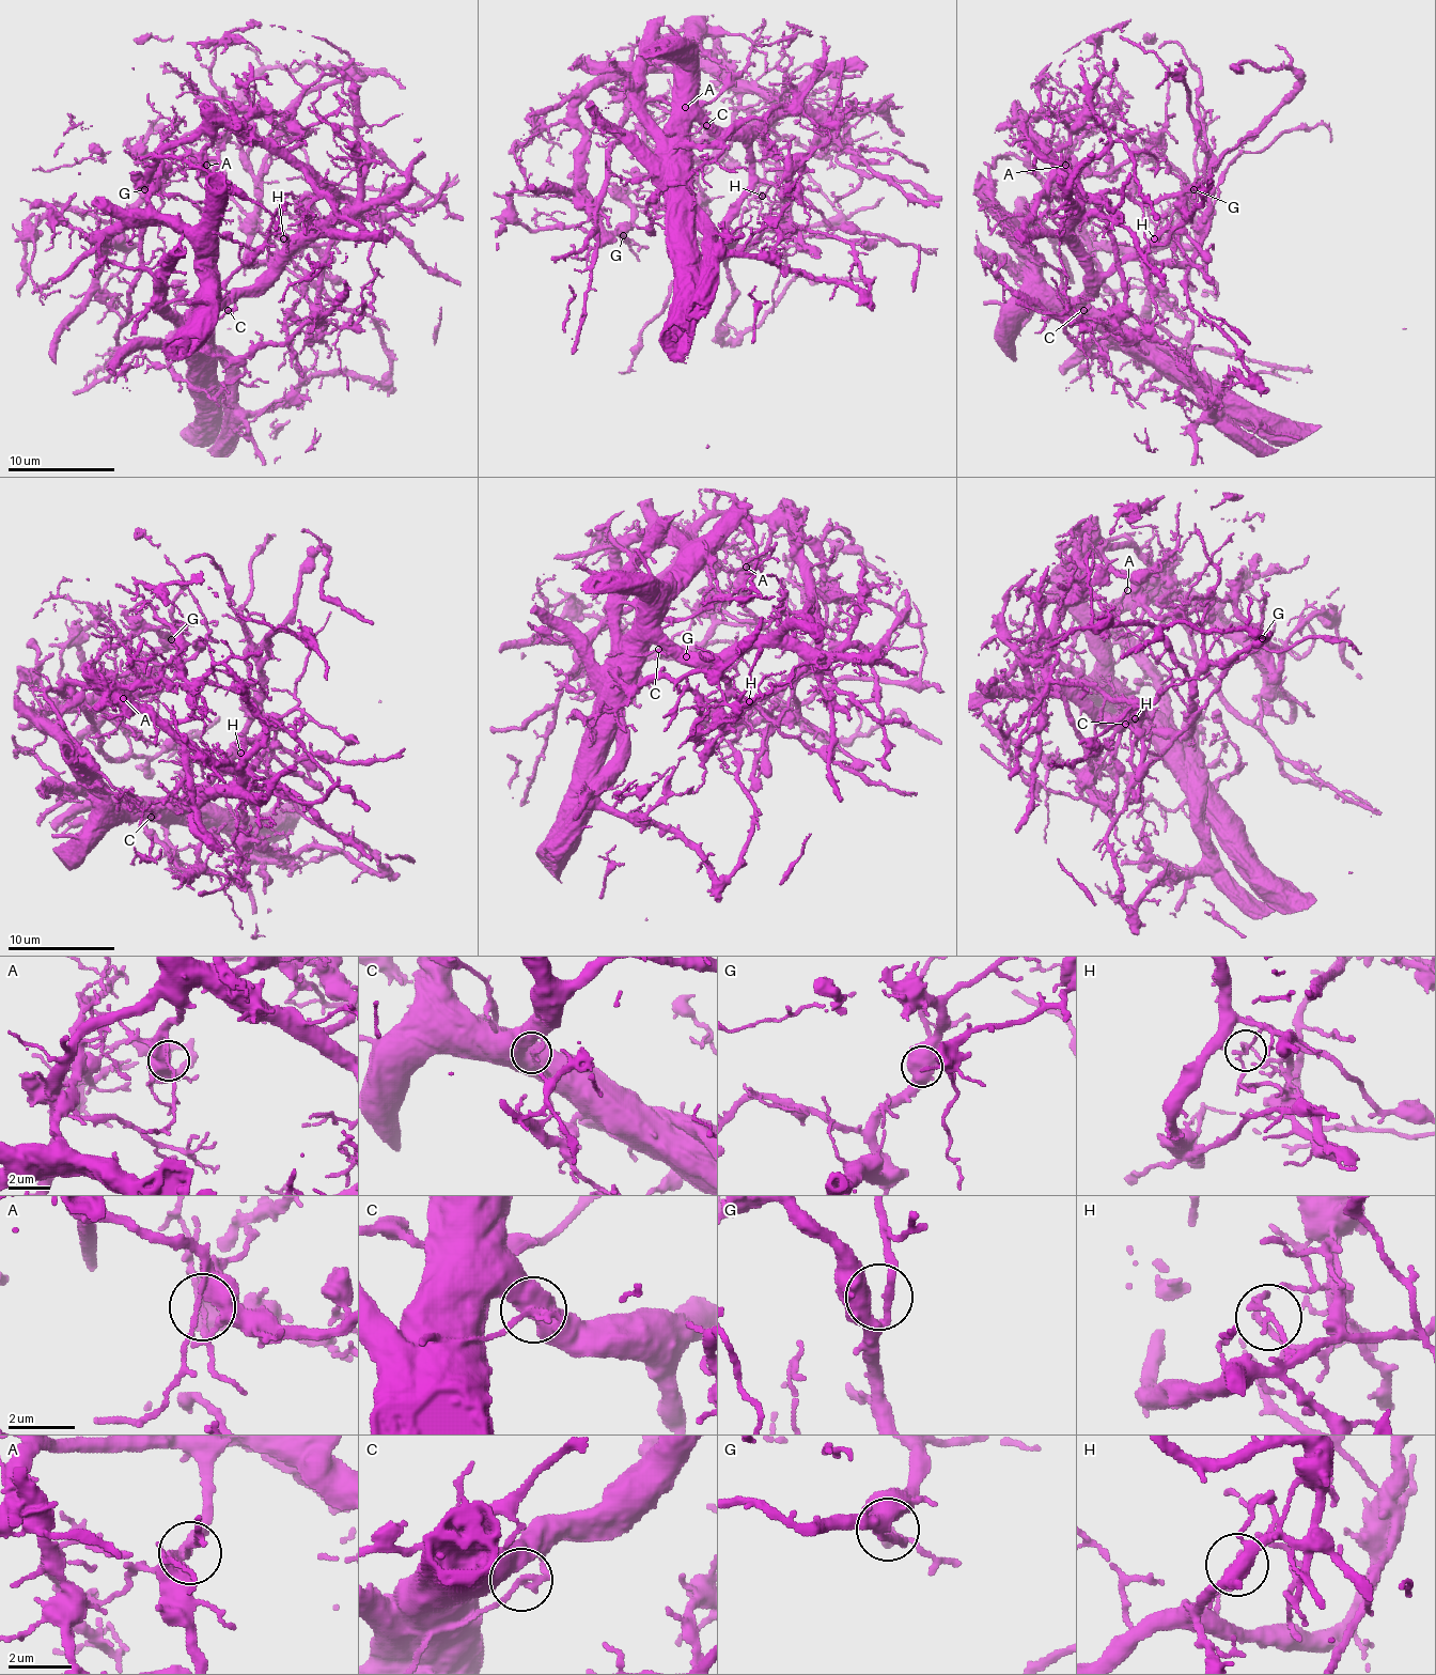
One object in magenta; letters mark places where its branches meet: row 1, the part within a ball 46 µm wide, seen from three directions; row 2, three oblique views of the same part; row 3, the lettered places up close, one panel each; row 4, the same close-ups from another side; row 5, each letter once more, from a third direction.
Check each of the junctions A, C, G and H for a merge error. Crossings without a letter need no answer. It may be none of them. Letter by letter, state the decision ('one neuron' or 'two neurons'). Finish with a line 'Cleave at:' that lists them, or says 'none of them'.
A: one neuron
C: two neurons
G: one neuron
H: two neurons
Cleave at: C, H

